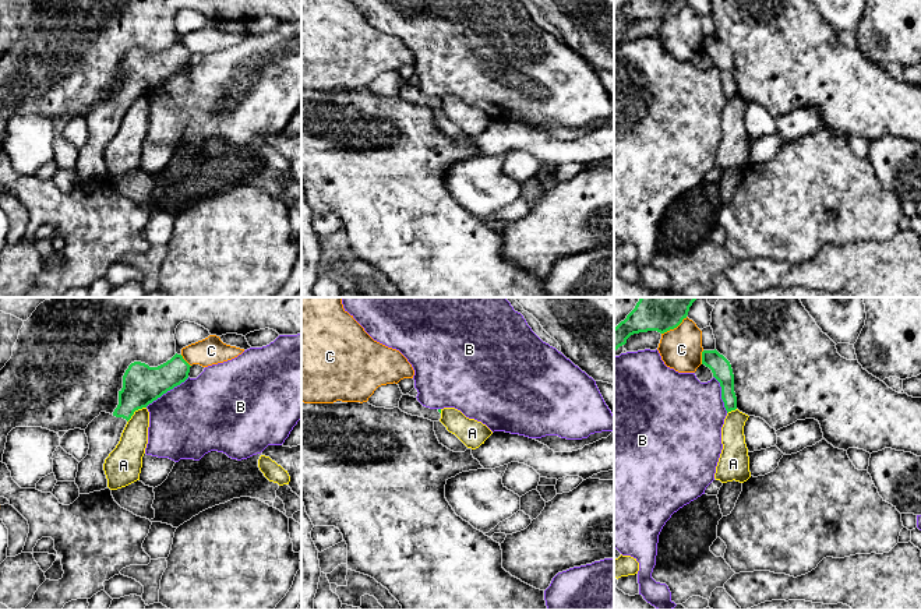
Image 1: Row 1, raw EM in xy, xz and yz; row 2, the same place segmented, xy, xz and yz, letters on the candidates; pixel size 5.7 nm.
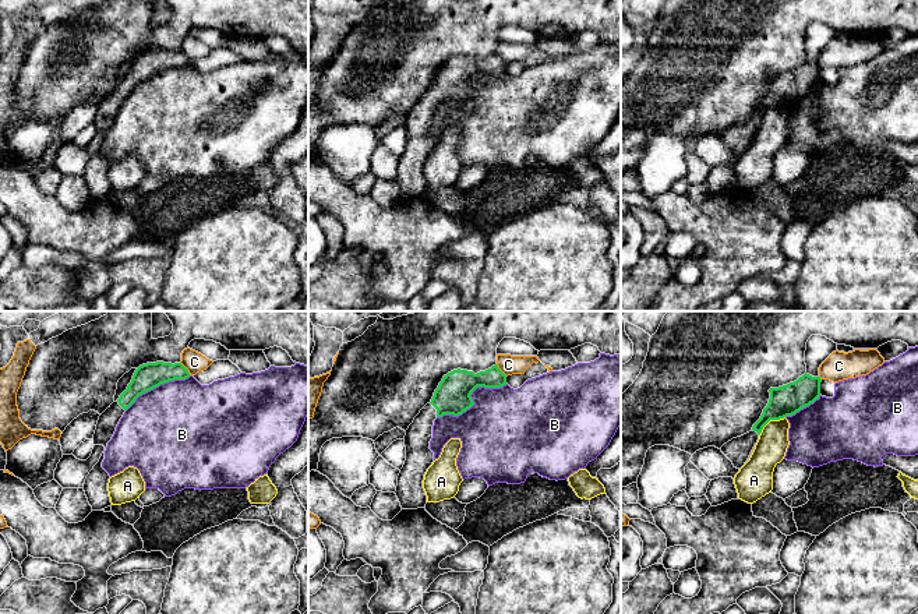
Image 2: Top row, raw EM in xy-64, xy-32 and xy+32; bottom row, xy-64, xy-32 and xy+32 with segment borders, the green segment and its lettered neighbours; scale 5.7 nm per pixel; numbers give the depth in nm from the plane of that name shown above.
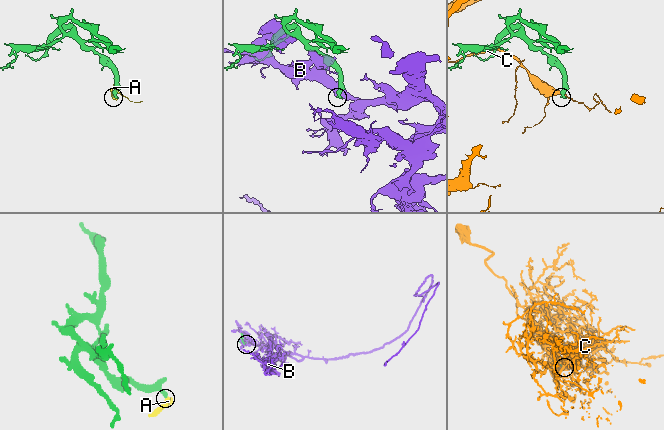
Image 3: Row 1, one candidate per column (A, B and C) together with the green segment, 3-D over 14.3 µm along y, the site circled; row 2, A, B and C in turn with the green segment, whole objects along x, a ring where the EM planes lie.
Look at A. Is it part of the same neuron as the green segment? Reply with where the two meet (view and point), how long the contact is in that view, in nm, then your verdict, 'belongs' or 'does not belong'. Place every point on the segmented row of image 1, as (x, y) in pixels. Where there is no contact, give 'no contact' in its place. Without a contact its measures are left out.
xy (134, 411) | 140 nm | does not belong

